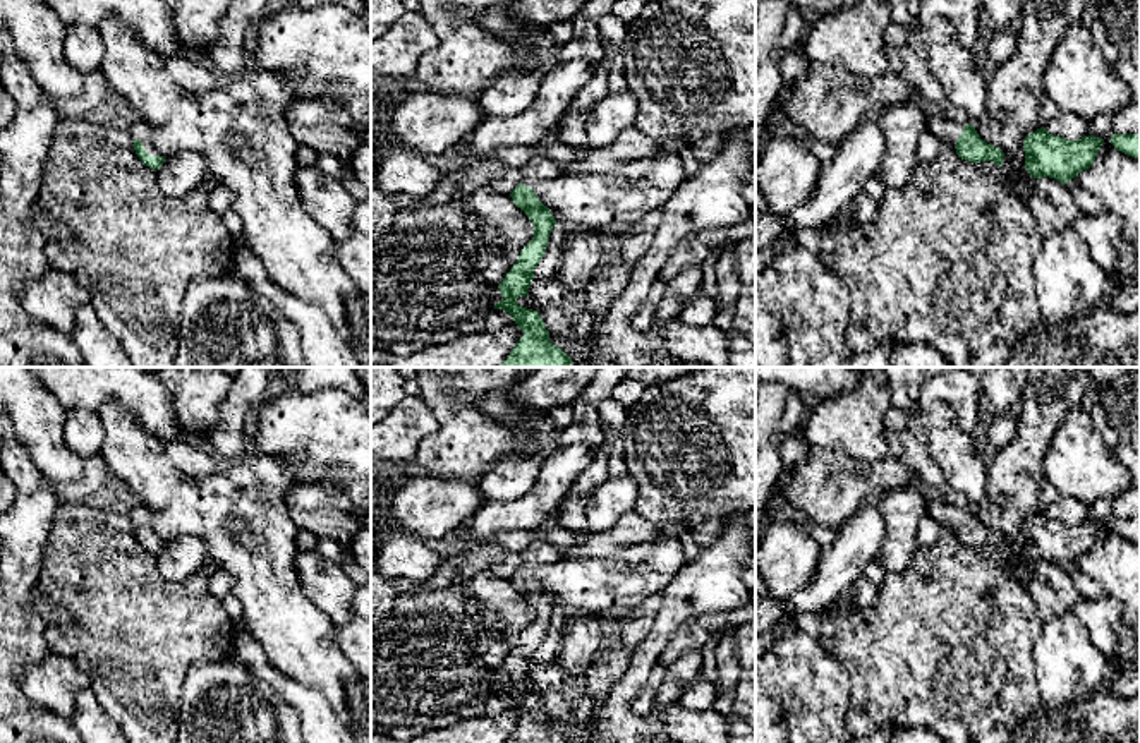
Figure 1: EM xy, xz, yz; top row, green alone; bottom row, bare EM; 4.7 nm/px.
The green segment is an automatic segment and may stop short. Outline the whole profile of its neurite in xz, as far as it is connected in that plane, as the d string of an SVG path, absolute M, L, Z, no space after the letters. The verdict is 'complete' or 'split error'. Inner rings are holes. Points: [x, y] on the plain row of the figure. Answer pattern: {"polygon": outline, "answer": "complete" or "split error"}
{"polygon": "M560 510L551 513L541 525L537 539L518 553L518 568L510 582L534 609L532 625L520 635L518 645L498 669L503 685L494 693L506 695L524 717L506 743L570 743L560 731L549 726L541 698L517 688L518 681L529 678L534 654L543 643L548 623L556 609L553 597L537 583L534 573L546 563L561 558L560 551L544 539L544 530L560 525Z", "answer": "split error"}

